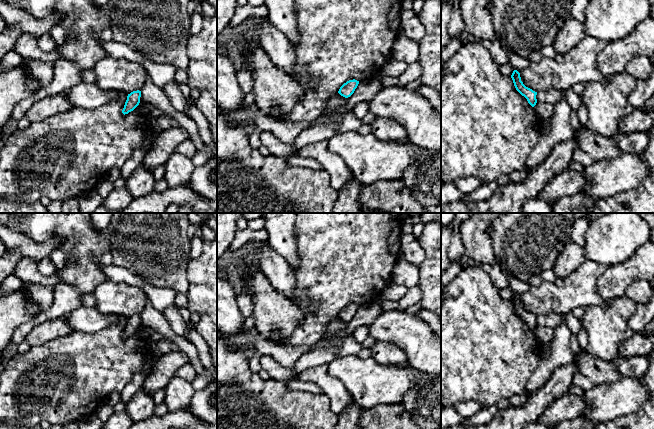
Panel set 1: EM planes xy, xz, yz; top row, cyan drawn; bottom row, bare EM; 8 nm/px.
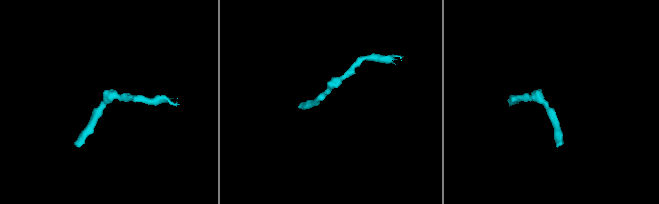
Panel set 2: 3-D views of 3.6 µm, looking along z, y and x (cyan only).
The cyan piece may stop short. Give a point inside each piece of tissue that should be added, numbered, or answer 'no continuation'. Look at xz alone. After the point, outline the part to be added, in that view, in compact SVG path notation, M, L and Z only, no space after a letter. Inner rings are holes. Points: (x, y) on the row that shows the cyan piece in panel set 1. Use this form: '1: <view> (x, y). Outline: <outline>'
no continuation

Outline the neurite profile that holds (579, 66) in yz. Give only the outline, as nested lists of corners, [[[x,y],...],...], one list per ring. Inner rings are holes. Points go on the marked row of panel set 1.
[[[585,36],[567,56],[542,57],[539,63],[531,62],[526,69],[518,71],[521,81],[535,92],[550,89],[565,92],[577,83],[605,82],[608,76],[597,69],[596,62],[606,44],[606,41]]]

